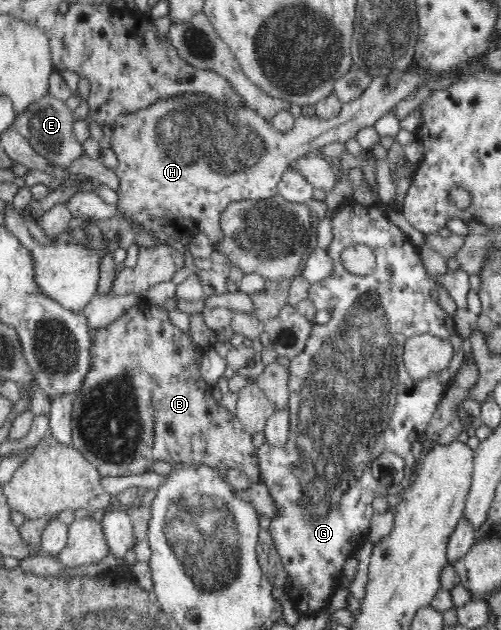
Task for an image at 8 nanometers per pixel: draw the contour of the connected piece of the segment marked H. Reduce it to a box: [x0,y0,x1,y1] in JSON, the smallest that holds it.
[109,66,457,298]

